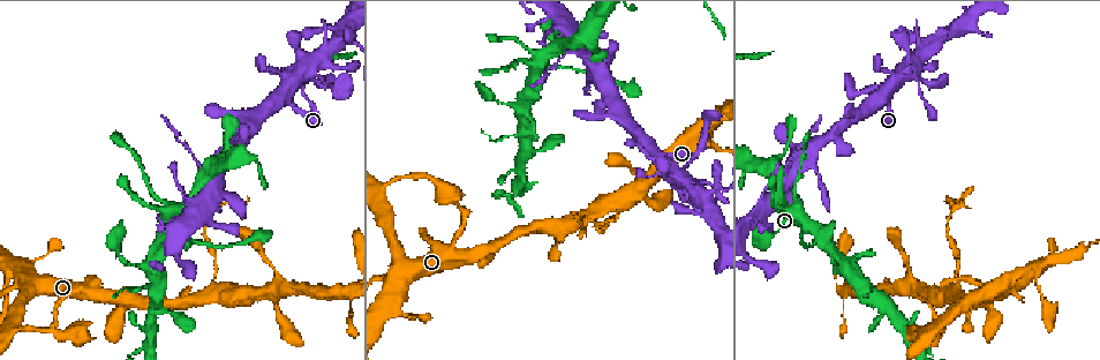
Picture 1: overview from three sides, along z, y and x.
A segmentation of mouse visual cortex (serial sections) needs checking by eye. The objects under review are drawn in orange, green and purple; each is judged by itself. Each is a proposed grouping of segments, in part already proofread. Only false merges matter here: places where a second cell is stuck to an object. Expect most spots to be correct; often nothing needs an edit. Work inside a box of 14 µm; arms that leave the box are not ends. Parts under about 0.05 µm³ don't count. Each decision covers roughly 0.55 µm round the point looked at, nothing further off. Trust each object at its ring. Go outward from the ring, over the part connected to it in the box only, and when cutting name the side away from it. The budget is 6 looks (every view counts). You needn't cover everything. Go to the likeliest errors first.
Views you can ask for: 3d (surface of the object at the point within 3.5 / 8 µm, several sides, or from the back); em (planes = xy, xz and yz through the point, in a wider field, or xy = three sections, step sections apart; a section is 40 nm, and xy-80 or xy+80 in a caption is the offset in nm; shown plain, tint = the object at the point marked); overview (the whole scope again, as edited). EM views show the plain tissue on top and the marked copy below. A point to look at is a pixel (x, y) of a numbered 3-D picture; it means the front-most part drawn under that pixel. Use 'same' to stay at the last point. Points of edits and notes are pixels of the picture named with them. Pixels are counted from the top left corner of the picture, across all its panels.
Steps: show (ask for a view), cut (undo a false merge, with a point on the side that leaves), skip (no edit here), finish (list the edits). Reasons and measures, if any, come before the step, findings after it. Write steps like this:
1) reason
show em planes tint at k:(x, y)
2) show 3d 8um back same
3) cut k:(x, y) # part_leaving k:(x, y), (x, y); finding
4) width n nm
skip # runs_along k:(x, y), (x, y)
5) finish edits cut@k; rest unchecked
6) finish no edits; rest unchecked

calibre changes
show 3d 8um at 1:(563, 55)

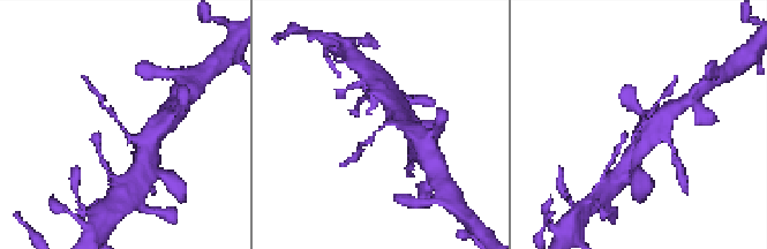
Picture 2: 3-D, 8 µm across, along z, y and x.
closer look
show 3d 3.5um at 2:(637, 132)

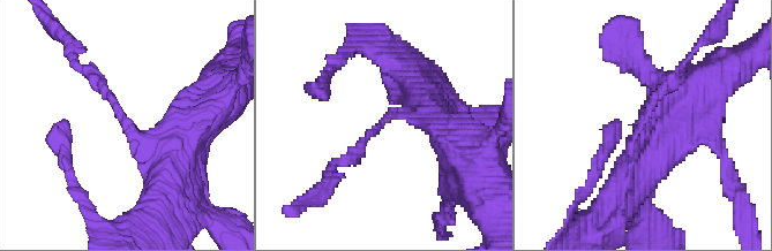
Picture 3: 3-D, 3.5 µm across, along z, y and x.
need the tissue
show em xy step 5 tint at 3:(638, 125)

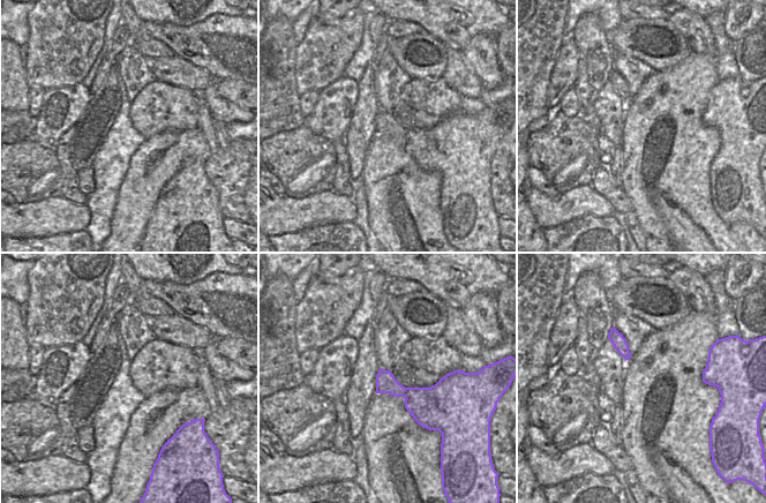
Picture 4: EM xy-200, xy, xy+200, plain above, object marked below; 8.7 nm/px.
arm_widths 150, 300 nm
cut 3:(102, 89) # part_leaving 3:(122, 118), (76, 65), (73, 44); two cells meet here

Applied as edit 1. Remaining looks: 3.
see it whole again
show overview

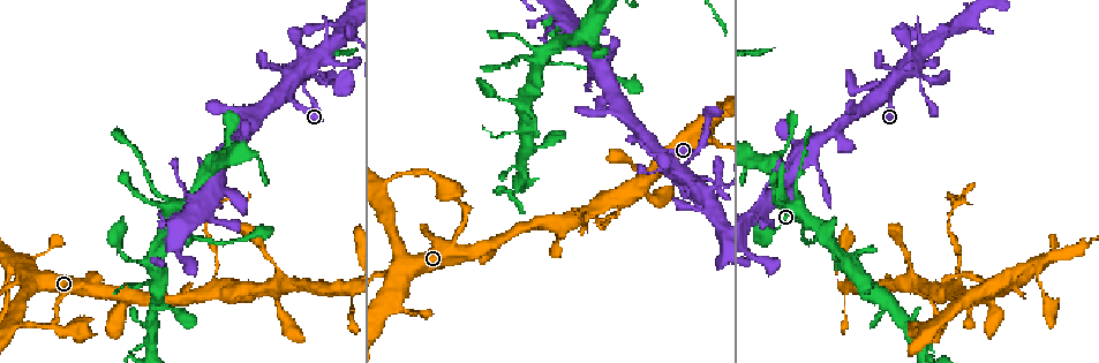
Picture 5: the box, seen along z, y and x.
branch point
show em xy step 3 tint at 5:(577, 219)

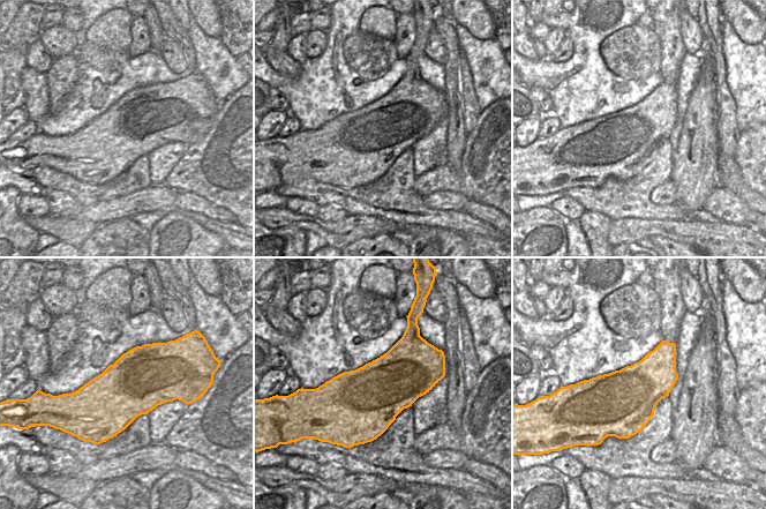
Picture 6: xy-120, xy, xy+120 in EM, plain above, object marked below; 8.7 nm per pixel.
wider look
show 3d 3.5um same

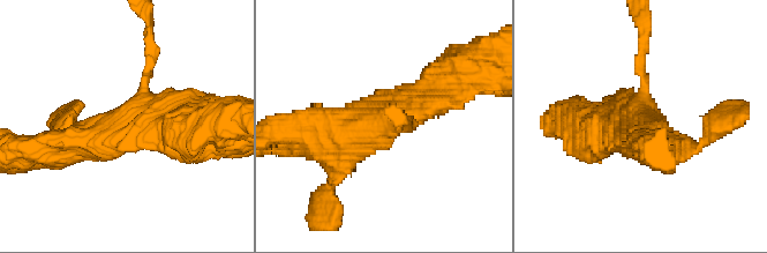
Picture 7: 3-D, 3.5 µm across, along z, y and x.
arm_widths 150, 500, 500 nm
skip # runs_along 7:(324, 134), (388, 120), (458, 75); one cell here

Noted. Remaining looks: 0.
finish edits cut@3; rest unchecked

